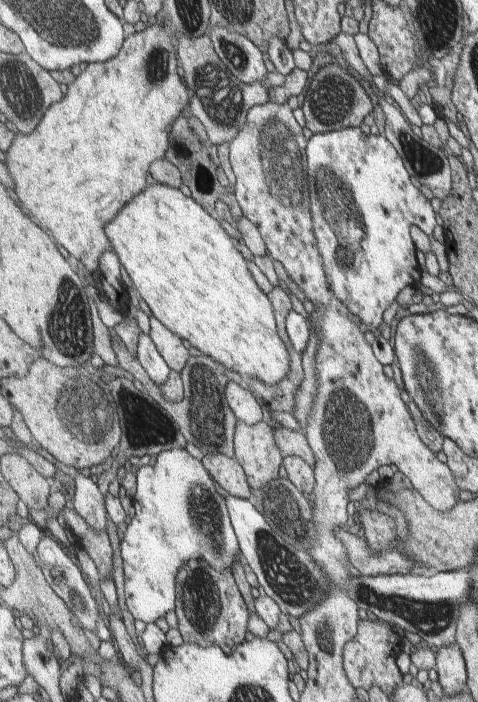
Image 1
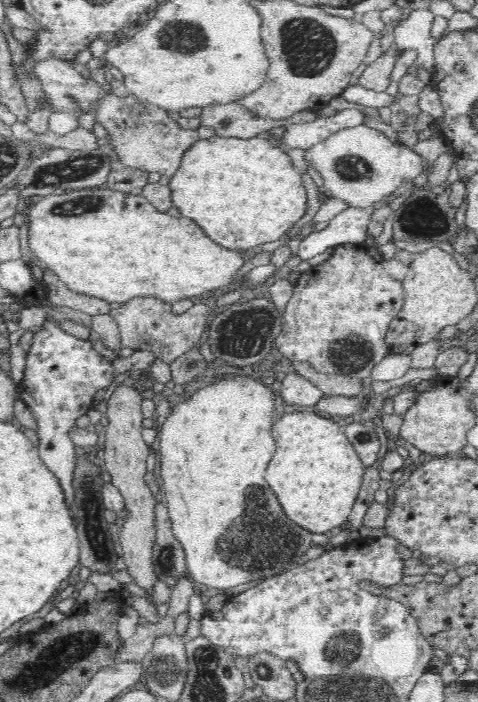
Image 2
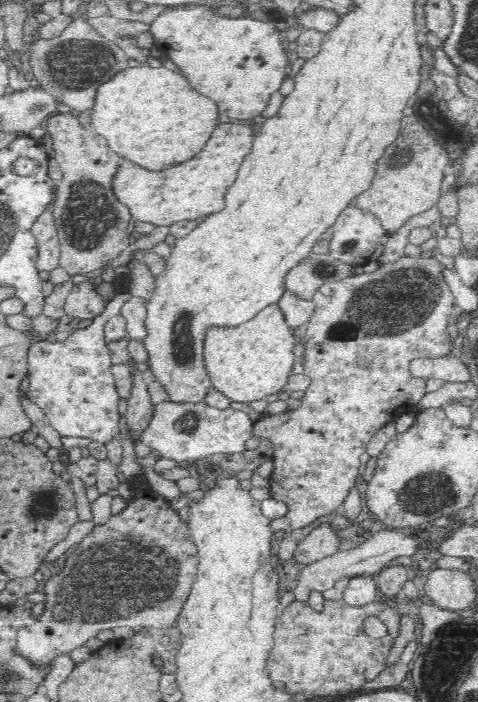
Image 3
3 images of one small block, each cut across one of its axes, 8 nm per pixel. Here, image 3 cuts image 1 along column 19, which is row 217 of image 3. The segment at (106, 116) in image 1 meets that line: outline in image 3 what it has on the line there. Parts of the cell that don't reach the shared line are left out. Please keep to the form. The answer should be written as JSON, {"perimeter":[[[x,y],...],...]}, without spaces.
{"perimeter":[[[228,122],[216,126],[212,138],[196,158],[174,164],[164,170],[146,169],[123,159],[113,179],[113,192],[120,203],[130,209],[134,220],[159,226],[168,226],[184,220],[196,220],[224,208],[224,194],[228,184],[236,180],[236,172],[244,158],[252,152],[254,130],[240,122]]]}

